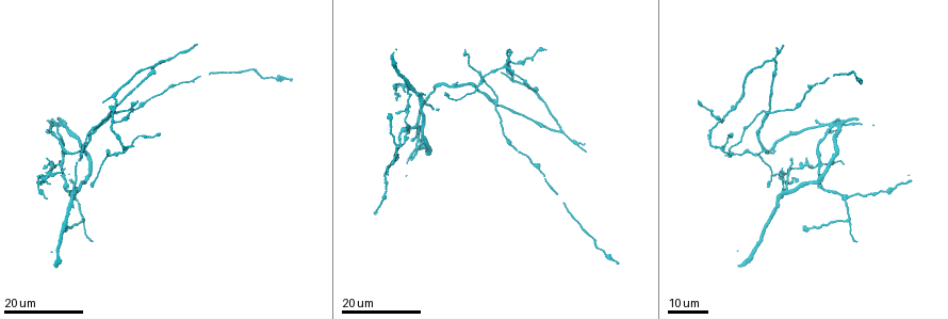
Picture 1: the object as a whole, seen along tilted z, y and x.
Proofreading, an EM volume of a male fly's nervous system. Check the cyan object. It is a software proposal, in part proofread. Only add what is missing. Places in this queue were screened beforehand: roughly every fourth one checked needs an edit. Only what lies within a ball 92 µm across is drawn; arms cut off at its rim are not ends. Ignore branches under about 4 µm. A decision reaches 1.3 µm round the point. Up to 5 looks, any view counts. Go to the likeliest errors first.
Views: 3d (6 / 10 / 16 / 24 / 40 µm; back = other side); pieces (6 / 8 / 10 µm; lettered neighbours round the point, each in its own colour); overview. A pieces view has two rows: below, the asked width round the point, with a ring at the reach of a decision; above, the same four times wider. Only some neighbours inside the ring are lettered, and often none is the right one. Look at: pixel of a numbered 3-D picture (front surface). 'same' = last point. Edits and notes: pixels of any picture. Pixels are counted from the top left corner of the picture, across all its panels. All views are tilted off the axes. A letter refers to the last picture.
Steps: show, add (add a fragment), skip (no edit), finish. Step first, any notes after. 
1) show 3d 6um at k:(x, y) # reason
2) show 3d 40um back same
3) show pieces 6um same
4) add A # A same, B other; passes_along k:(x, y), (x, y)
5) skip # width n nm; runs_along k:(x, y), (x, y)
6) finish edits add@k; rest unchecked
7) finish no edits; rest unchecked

show 3d 16um at 1:(784, 44) # thin end

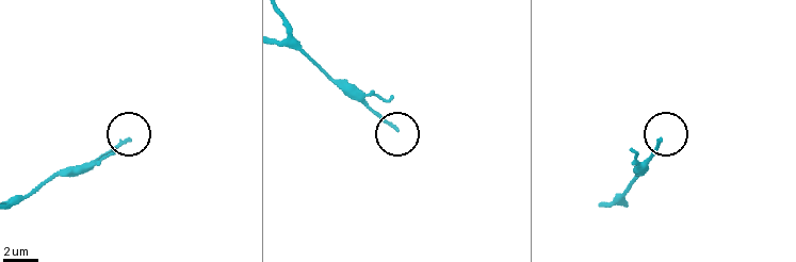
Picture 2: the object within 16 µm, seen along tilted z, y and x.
show pieces 6um at 2:(395, 126)

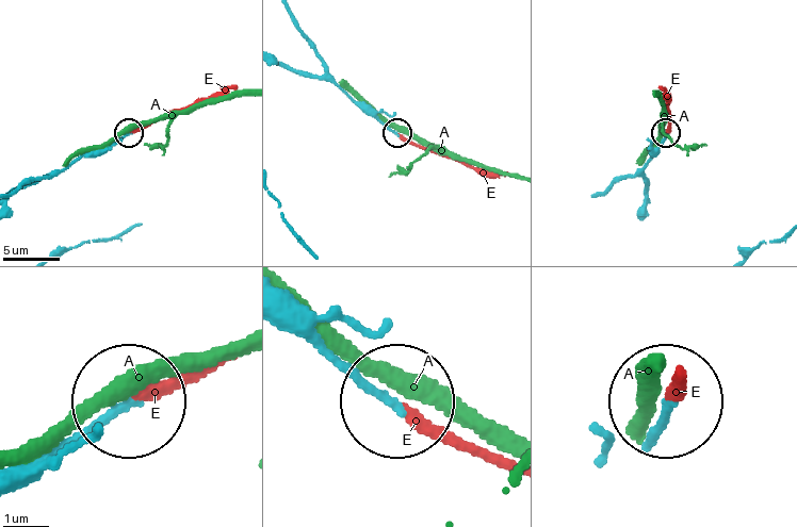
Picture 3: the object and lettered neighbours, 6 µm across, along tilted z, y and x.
add E # width 160 nm; A other, E same; it goes on there

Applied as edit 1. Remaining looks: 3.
show overview

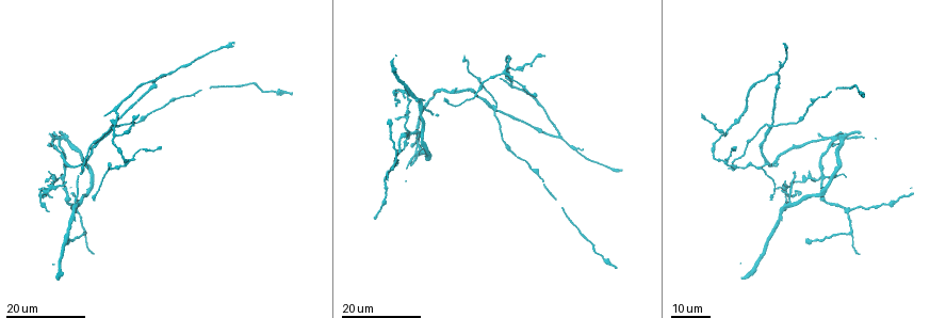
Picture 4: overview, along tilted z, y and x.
show 3d 24um at 4:(292, 92) # long arm stops here

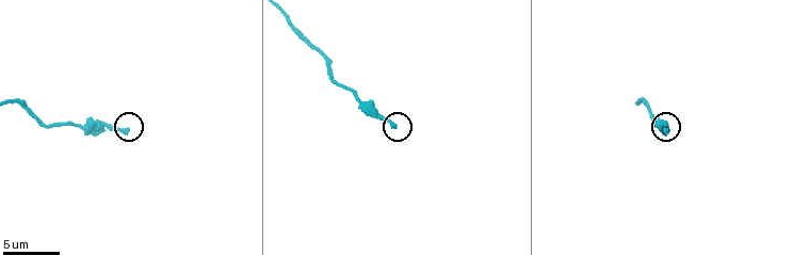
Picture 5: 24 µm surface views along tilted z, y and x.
show pieces 10um at 5:(393, 124)

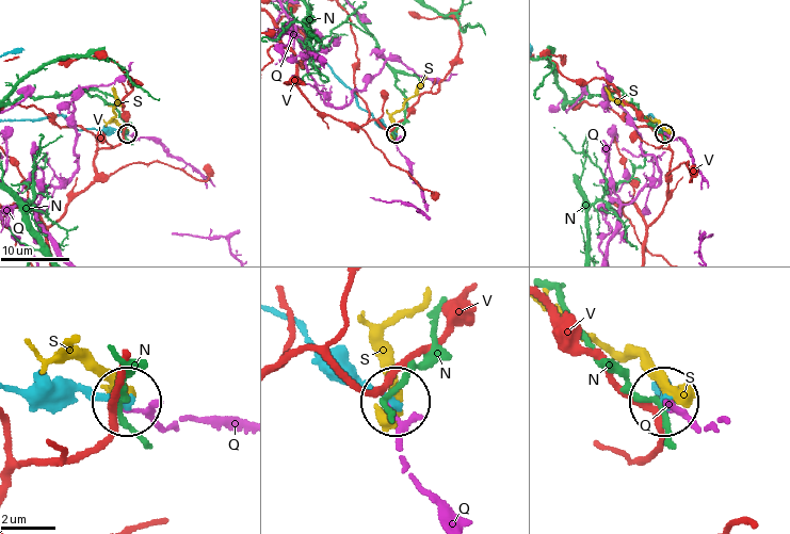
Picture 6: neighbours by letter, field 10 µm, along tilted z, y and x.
skip # N other, Q other, S other, V other; none of them fits

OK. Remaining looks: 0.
finish edits add@3; rest unchecked

